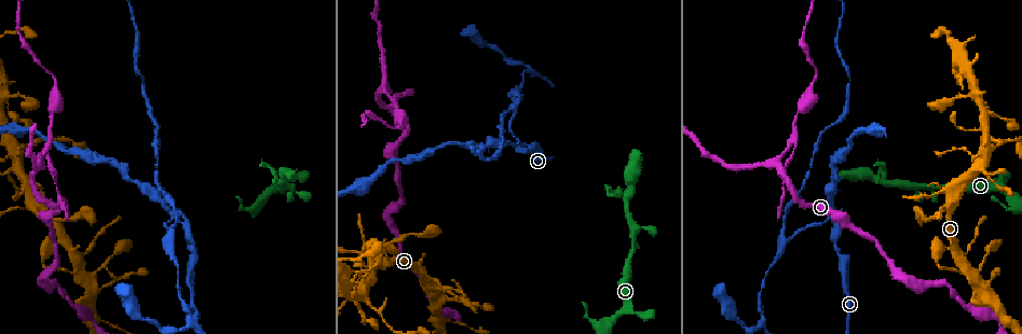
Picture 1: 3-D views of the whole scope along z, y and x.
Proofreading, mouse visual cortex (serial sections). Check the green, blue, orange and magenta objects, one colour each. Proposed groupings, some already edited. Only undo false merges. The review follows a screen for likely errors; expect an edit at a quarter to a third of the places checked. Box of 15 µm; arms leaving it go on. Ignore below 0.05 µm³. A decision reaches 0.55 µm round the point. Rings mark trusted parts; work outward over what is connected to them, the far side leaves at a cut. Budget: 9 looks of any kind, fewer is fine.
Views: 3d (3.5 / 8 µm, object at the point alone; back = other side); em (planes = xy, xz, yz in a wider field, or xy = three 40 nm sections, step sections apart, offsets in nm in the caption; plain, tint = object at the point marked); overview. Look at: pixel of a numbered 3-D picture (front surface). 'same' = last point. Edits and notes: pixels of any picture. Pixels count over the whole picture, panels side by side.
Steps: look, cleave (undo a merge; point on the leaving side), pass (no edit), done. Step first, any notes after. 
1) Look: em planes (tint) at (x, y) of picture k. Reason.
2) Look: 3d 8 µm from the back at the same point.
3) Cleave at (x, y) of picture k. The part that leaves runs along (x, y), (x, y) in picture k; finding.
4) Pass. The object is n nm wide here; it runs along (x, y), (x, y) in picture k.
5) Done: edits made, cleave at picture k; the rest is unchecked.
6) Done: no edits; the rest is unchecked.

Look: 3d 3.5 µm at (952, 202) of picture 1. Thin arm on a thick one.

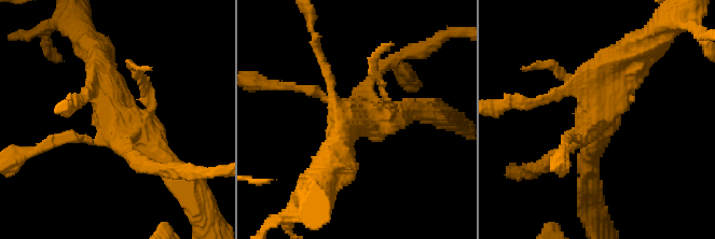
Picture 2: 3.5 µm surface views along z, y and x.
Look: em xy step 3 (tint) at (597, 120) of picture 2. Now the EM.

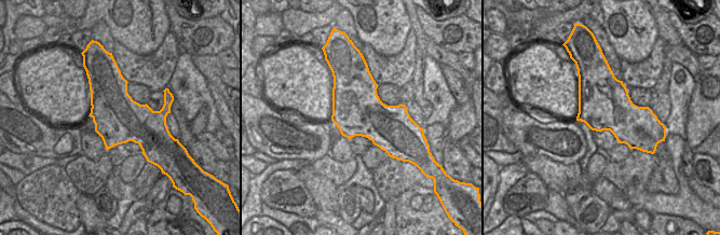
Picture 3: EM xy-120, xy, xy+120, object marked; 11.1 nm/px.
Look: em xy step 2 (tint) at the same point.

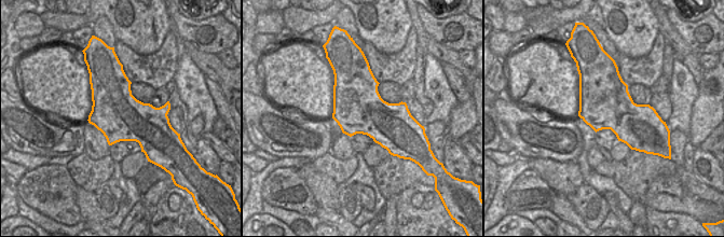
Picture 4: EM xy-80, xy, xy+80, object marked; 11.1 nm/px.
Pass. It runs along (180, 173), (114, 111), (97, 58) in picture 2; all the same cell.

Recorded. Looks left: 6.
Look: em planes (tint) at (635, 312) of picture 1. Narrows sharply.

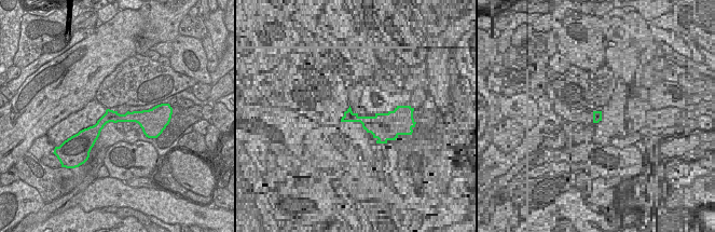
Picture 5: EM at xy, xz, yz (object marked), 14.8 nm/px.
Look: 3d 3.5 µm from the back at the same point. See where the arms go.

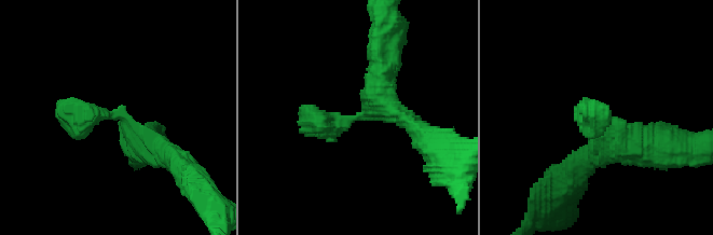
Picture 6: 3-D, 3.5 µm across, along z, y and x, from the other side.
Pass. The object is 190 nm wide here; it runs along (141, 144), (121, 114), (58, 105) in picture 6; one cell here.

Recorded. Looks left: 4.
Look: 3d 3.5 µm at (633, 228) of picture 1. A narrow waist.

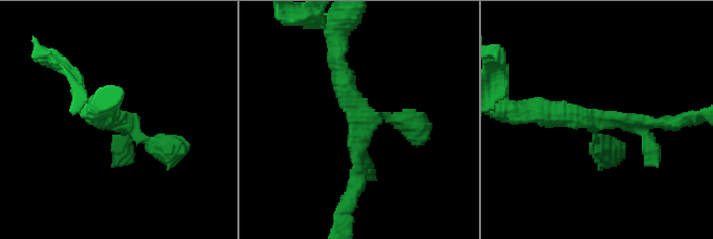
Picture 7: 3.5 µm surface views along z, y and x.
Look: em xy step 5 (plain) at (115, 119) of picture 7. 3 arms meet here; the arms are 200, 200, 300 nm wide; need the tissue.

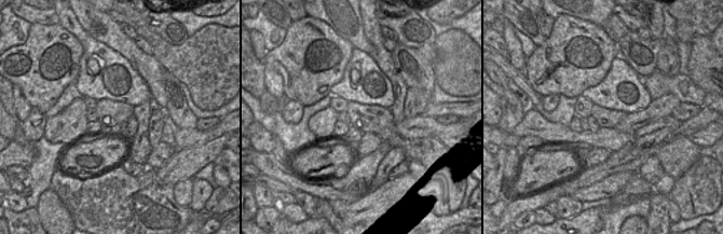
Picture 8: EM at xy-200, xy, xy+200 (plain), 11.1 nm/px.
Look: em xy step 5 (tint) at the same point.

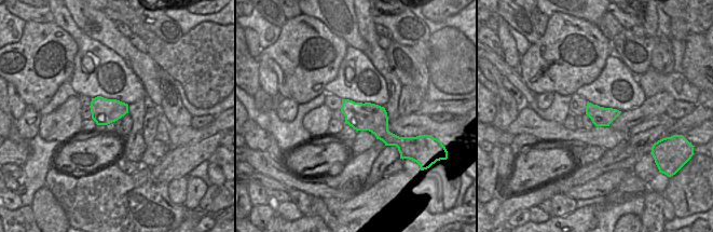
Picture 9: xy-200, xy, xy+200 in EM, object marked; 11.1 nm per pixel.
Pass. It runs along (354, 193), (357, 110), (337, 53) in picture 7; continuous, no second cell.

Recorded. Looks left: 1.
Done: no edits; the rest is unchecked.

